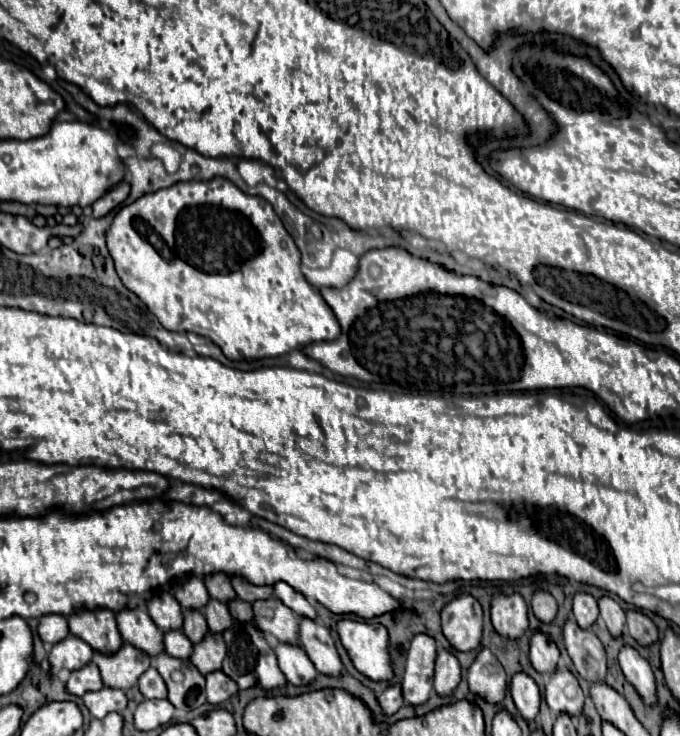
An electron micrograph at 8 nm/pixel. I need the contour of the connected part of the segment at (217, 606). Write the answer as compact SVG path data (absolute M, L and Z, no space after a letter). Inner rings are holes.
M210 598L208 604L204 606L204 618L212 632L224 632L228 626L232 626L232 616L228 614L228 606L216 598Z

